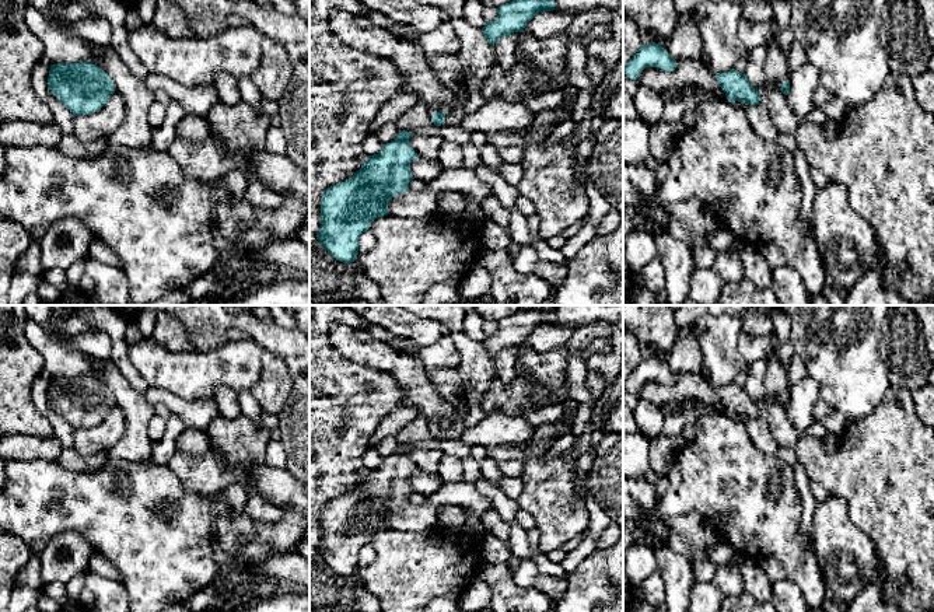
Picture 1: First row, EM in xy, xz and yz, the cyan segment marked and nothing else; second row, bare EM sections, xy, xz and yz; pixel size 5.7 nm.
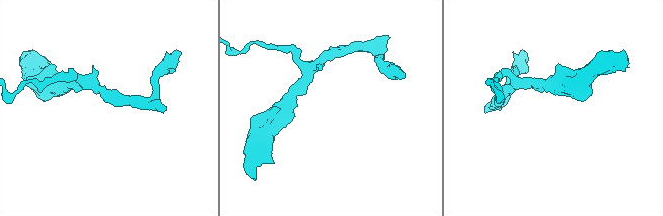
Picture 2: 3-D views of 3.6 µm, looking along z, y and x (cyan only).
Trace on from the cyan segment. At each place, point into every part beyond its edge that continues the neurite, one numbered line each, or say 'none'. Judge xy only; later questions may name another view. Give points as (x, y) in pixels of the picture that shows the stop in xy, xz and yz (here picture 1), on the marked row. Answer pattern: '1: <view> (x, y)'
none

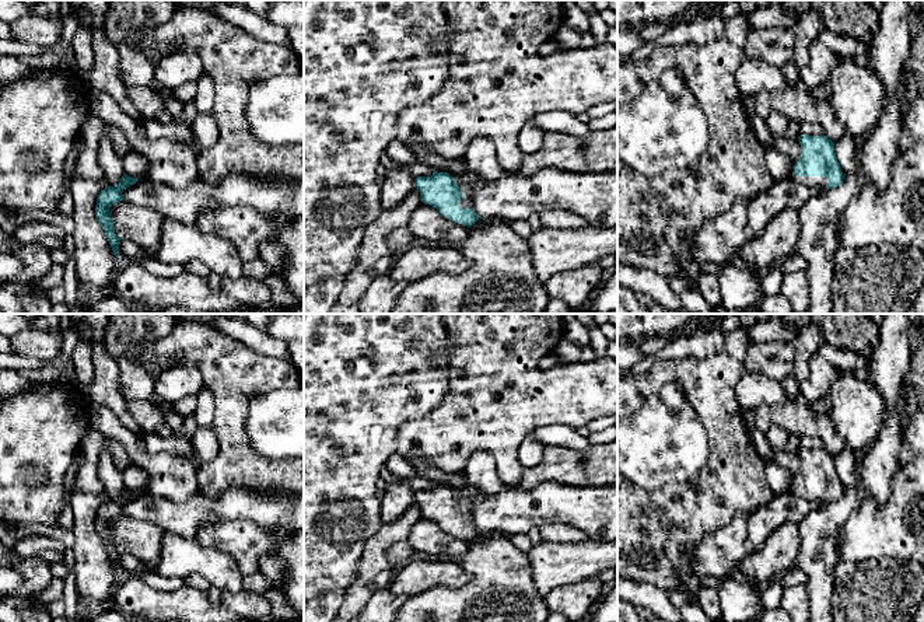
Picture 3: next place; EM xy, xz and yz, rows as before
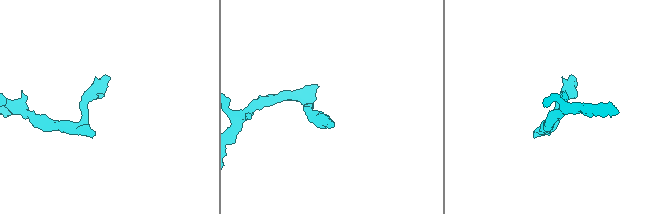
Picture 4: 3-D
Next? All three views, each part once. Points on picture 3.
1: yz (811, 181)

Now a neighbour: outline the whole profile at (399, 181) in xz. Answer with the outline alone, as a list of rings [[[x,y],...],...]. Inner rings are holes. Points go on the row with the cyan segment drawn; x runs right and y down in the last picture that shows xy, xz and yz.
[[[421,163],[396,165],[395,168],[386,170],[381,185],[382,209],[398,206],[414,189],[414,179],[417,177],[430,177],[434,172],[431,167]]]

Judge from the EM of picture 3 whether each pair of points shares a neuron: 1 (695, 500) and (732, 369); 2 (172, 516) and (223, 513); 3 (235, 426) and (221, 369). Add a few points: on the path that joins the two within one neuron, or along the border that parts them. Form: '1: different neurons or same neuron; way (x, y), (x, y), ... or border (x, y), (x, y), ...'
1: same neuron; way (725, 468), (725, 401)
2: same neuron; way (185, 516), (210, 513)
3: same neuron; way (231, 412), (231, 383)

